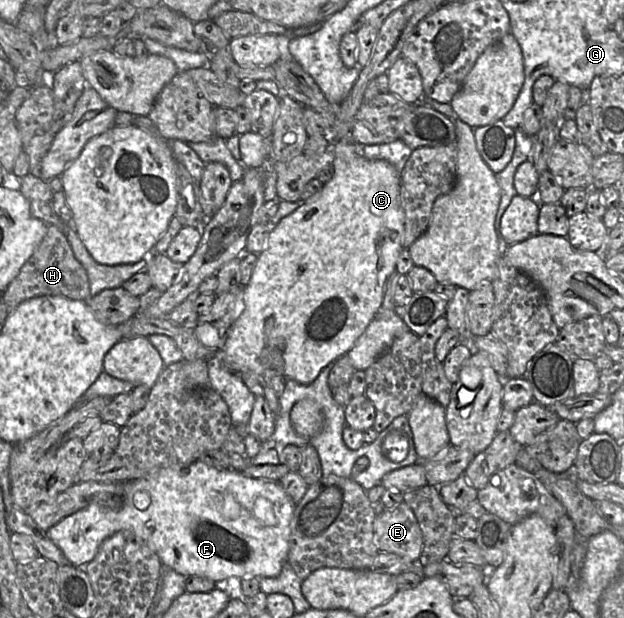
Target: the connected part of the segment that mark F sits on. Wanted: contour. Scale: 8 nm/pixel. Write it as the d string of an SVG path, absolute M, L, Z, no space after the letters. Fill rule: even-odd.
M197 460L182 469L163 468L143 478L123 482L123 485L123 503L120 507L90 503L46 531L71 565L85 568L96 556L102 542L120 530L131 531L142 539L158 555L163 568L172 569L184 576L207 577L214 582L229 577L277 577L287 562L290 522L296 504L279 482L246 477L233 469L218 470ZM223 493L233 494L240 503L239 517L228 519L223 516L219 507Z

